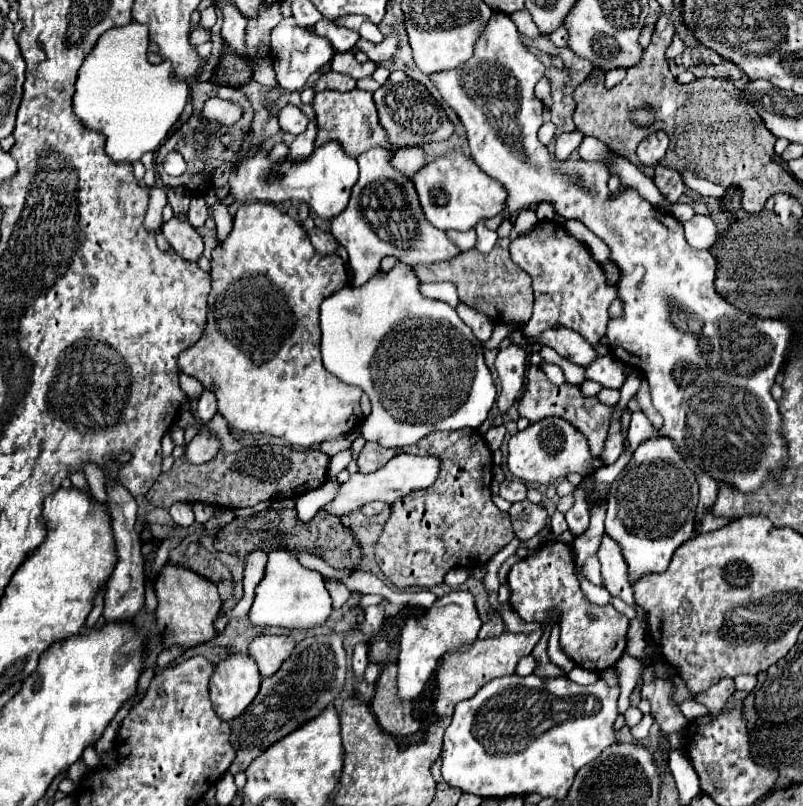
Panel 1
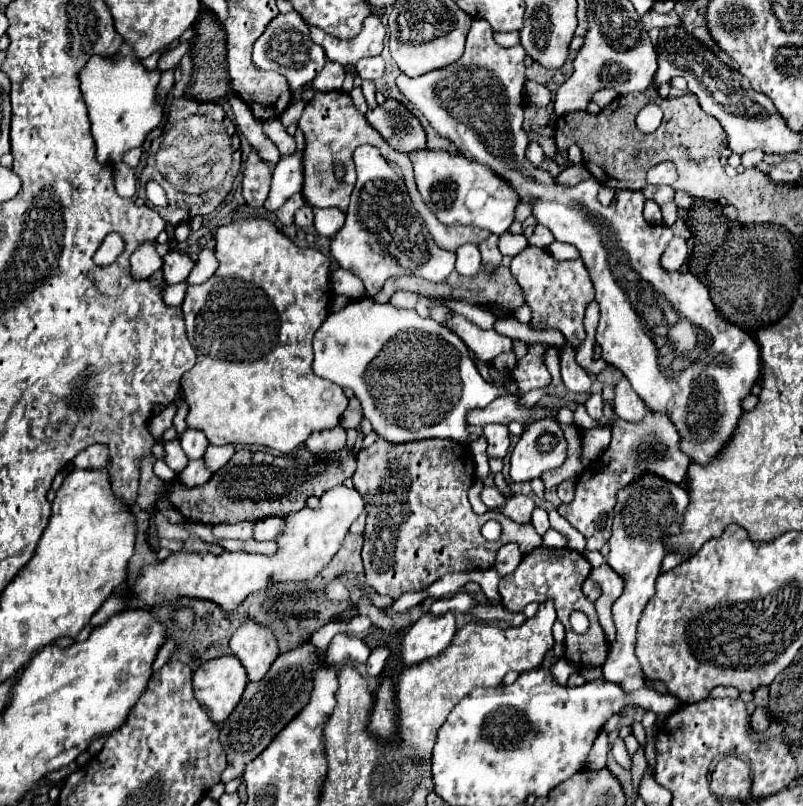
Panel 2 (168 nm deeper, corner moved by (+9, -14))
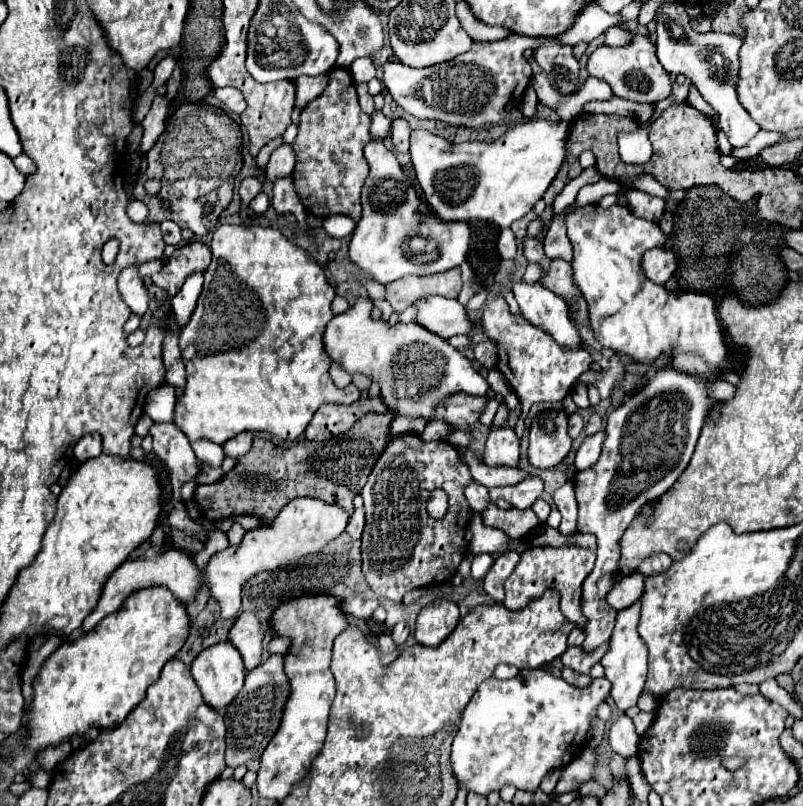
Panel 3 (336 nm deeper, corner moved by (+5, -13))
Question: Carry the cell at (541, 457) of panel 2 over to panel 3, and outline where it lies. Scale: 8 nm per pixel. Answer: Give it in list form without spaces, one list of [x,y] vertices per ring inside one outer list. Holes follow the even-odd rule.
[[[562,408],[540,410],[528,432],[528,458],[536,468],[554,468],[564,462],[572,450],[572,438],[568,436],[568,414]]]

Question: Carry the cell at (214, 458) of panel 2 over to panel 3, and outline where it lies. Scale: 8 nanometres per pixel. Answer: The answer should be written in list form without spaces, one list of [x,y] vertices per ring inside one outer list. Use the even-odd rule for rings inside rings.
[[[242,432],[236,438],[230,438],[230,442],[226,442],[222,448],[226,450],[226,456],[230,458],[240,458],[242,454],[246,454],[252,446],[252,434],[250,432]]]

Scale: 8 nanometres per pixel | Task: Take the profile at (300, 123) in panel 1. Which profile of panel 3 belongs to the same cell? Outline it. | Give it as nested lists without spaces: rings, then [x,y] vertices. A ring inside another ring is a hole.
[[[278,146],[270,156],[270,162],[266,166],[264,176],[270,182],[284,178],[284,176],[290,176],[294,170],[294,164],[296,164],[296,154],[294,154],[292,146]]]

